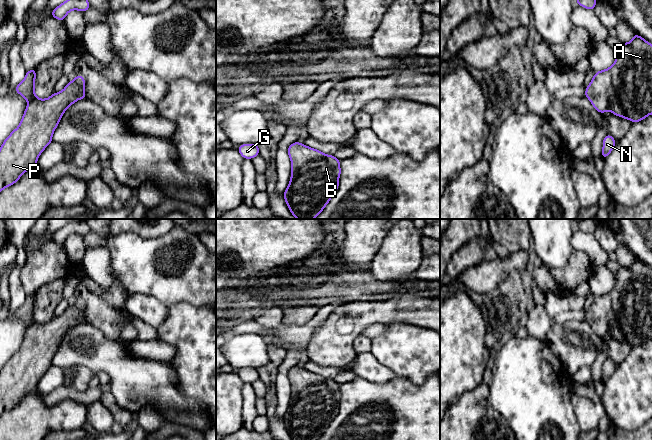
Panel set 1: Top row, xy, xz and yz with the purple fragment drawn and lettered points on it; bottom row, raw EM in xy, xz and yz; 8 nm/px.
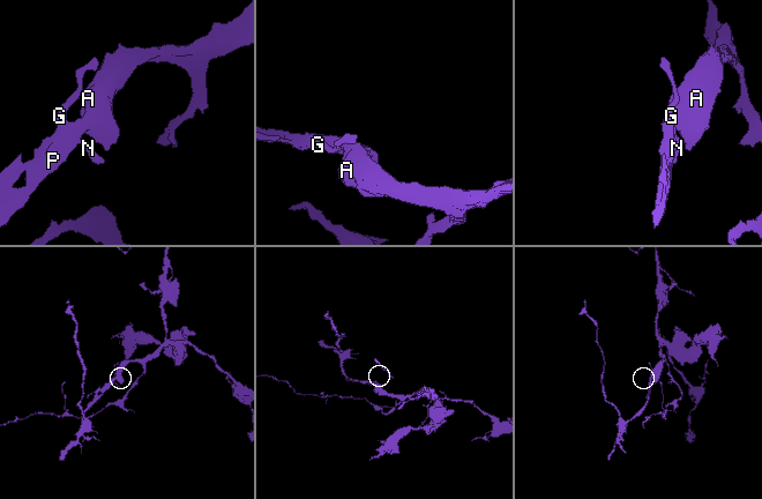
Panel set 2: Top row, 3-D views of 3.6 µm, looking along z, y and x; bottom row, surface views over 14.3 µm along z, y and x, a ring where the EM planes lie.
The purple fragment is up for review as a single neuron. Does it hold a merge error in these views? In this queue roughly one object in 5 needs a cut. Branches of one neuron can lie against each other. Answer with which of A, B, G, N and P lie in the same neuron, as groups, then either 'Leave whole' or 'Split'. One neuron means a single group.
Groups: A B G N P. Leave whole

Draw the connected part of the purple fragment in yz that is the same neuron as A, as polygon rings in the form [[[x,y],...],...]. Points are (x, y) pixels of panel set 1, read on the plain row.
[[[634,258],[629,267],[619,266],[612,270],[616,284],[608,293],[594,298],[586,311],[585,321],[601,338],[607,334],[633,347],[652,338],[652,268]]]

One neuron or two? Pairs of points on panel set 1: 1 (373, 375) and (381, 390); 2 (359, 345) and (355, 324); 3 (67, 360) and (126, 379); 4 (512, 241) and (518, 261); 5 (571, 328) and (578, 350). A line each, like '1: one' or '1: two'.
1: two
2: two
3: one
4: two
5: one

